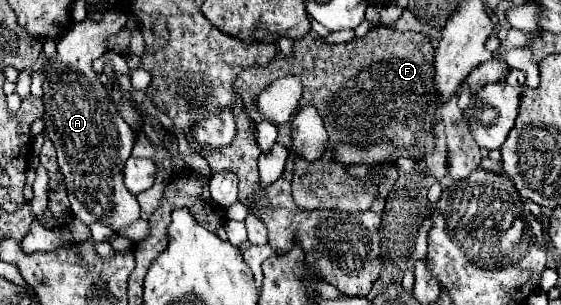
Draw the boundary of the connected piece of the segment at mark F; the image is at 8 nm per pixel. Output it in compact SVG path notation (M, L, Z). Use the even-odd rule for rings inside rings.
M373 27L365 37L355 37L349 43L329 45L315 31L309 31L303 39L293 45L293 55L283 57L281 53L265 67L243 69L235 83L235 99L241 101L245 113L256 123L263 121L263 115L255 107L257 93L273 81L273 77L301 73L303 97L299 107L313 105L329 133L329 149L339 145L367 147L377 141L391 141L395 154L379 166L371 166L371 174L384 176L385 164L394 164L400 157L415 161L433 153L435 135L433 119L439 107L439 93L433 81L433 57L435 49L431 39L415 31L397 31L395 27Z

